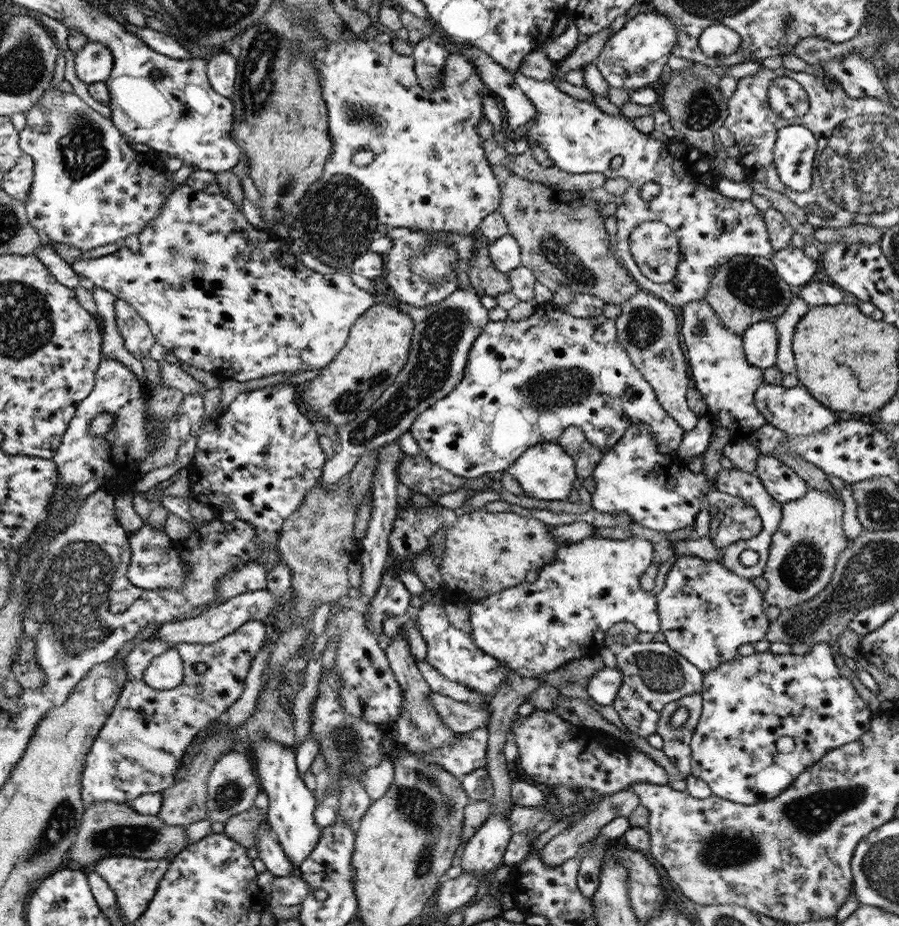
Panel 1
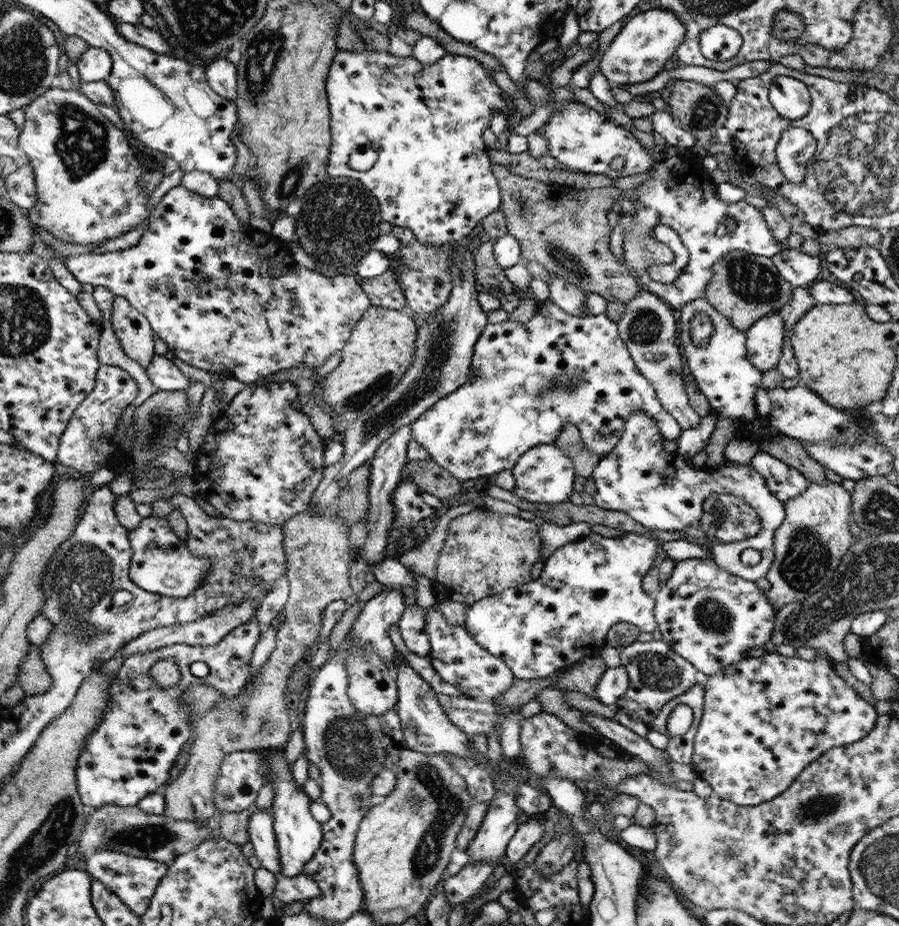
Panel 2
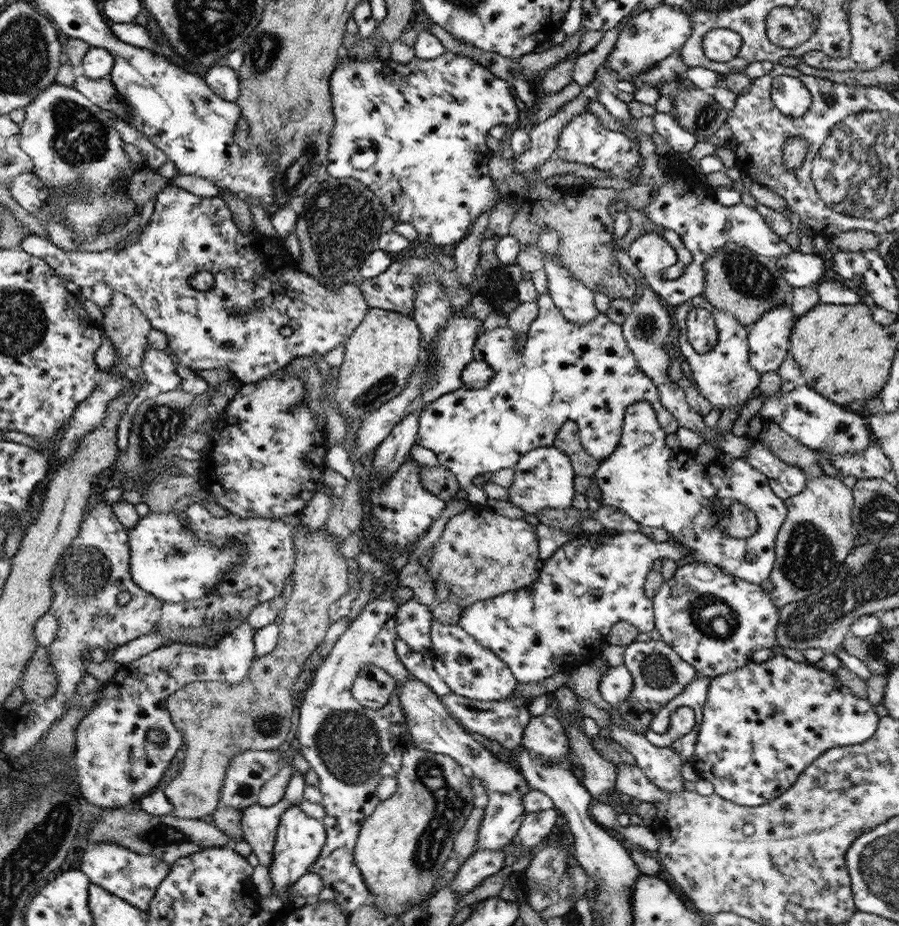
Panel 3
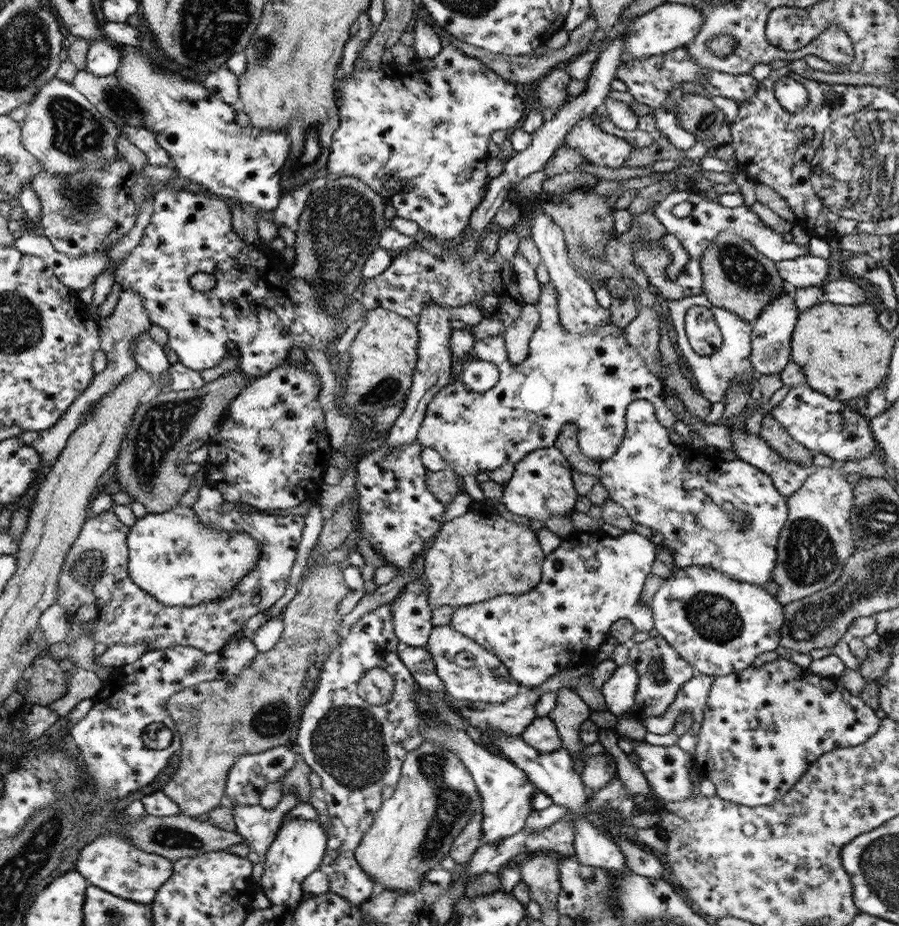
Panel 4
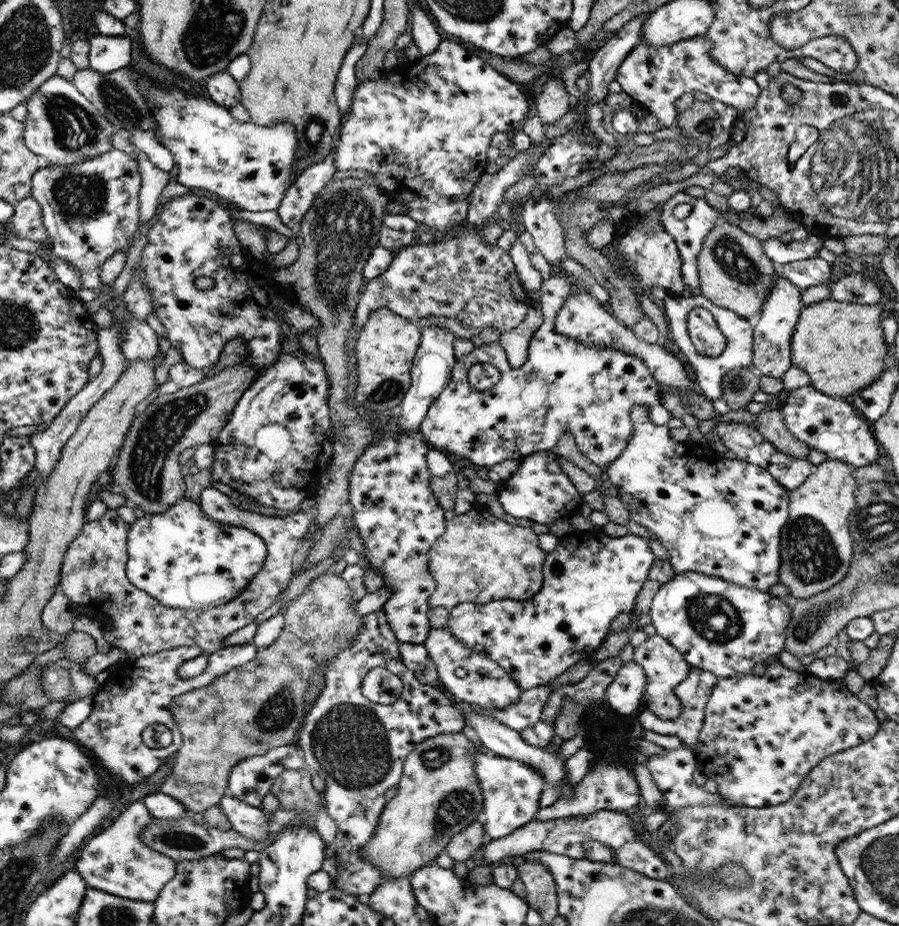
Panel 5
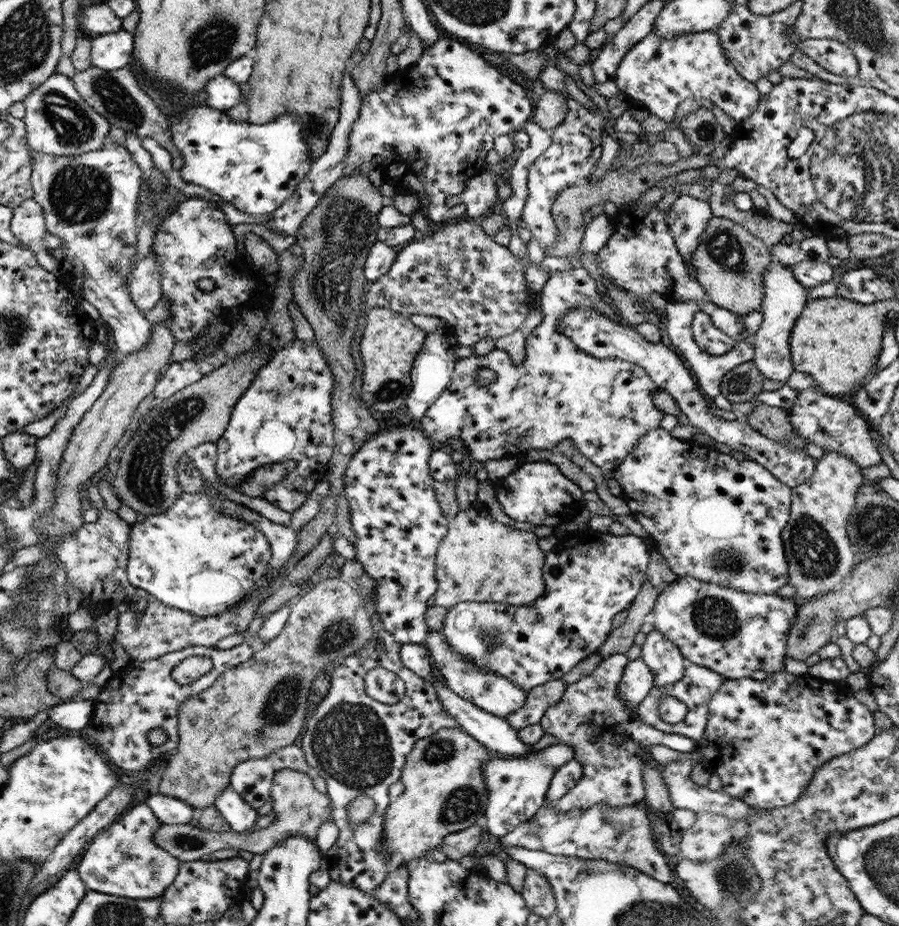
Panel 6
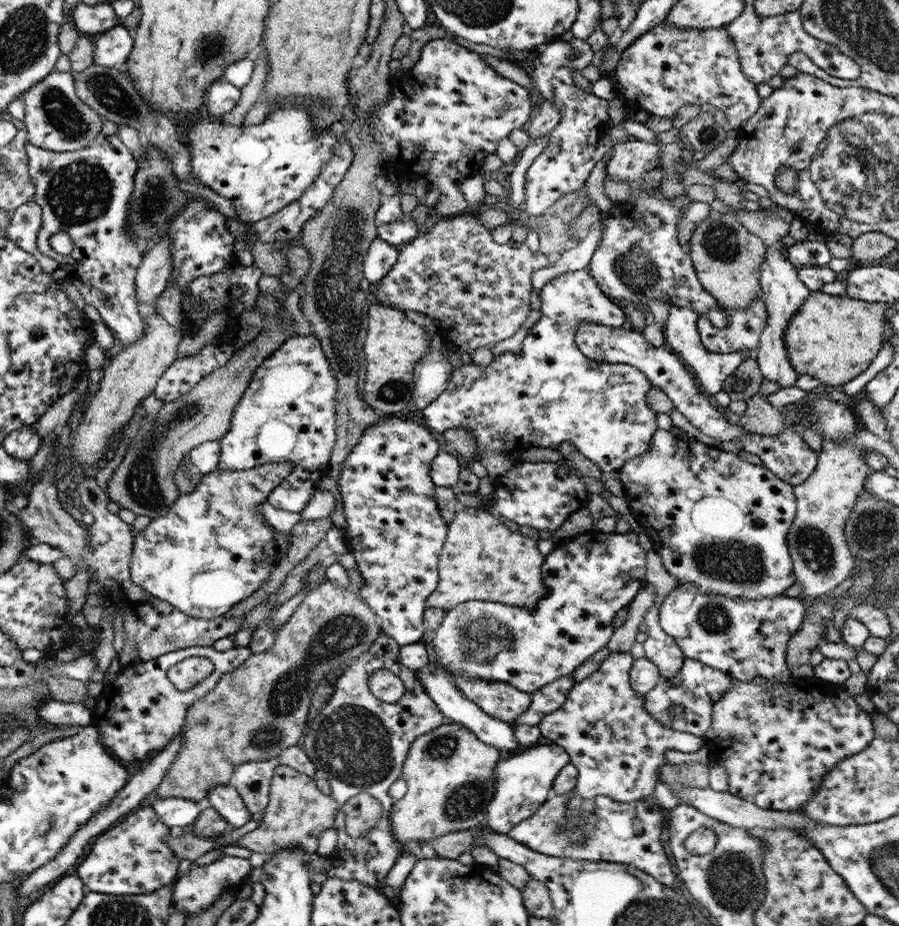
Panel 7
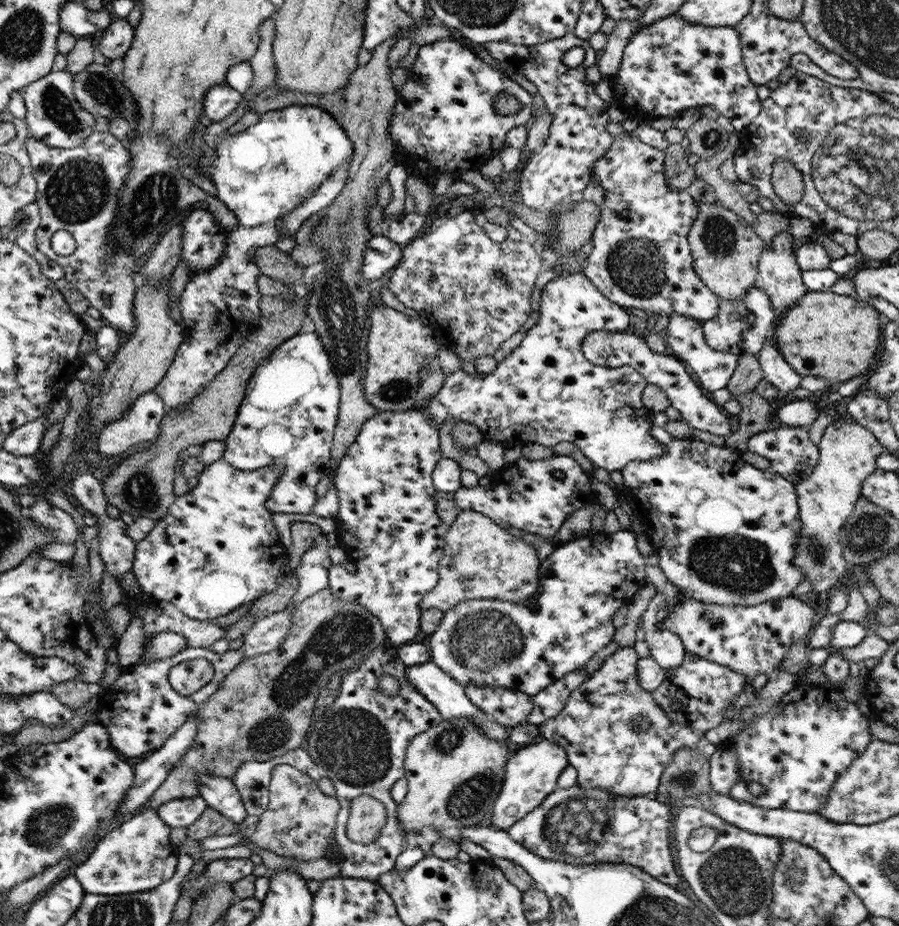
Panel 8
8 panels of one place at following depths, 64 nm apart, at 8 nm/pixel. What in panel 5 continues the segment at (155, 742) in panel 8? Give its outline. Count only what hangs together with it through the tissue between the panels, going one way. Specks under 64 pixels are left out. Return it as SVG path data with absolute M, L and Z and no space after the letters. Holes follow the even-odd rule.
M250 642L223 645L220 650L208 654L208 667L202 674L190 679L182 679L178 675L180 664L202 653L202 648L198 646L181 646L128 660L110 669L110 676L100 685L93 697L93 713L85 722L82 722L81 726L78 726L78 729L73 730L75 742L80 744L90 756L97 759L101 770L108 776L106 779L108 787L104 789L105 792L119 791L122 788L131 789L137 783L144 782L164 764L164 760L170 754L178 752L184 744L184 737L170 710L174 700L182 696L182 693L209 685L213 679L230 670L240 668L246 662L256 658L257 648ZM155 724L165 725L172 731L174 739L168 748L152 750L144 745L141 738L144 728ZM121 783L126 783L126 786L120 786Z

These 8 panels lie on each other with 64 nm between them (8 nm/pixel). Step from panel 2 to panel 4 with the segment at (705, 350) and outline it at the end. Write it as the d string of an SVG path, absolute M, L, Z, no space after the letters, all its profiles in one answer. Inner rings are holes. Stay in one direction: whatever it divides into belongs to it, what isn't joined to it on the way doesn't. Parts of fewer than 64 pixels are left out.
M703 295L692 296L692 298L684 298L683 300L680 300L680 301L667 301L667 302L668 302L668 312L670 312L670 318L672 319L672 326L673 326L674 332L676 334L677 348L679 349L679 352L681 353L681 357L684 358L685 366L687 366L689 368L689 370L692 371L692 373L694 373L694 378L696 379L696 386L698 386L698 391L704 395L704 398L707 398L708 400L710 400L710 402L712 404L716 403L716 402L725 402L726 401L726 394L728 394L728 390L730 390L730 384L732 384L732 380L736 380L736 382L746 382L746 386L748 386L748 384L750 384L750 382L752 382L752 380L757 380L759 378L759 375L757 375L755 373L755 371L753 370L753 367L751 366L751 361L750 361L750 358L751 358L751 338L750 338L750 335L752 332L752 324L751 323L742 320L742 318L740 318L739 316L736 316L736 314L734 314L733 312L730 312L728 310L725 310L722 308L717 308L716 306L714 306L714 308L712 308L712 304L710 302L708 302L708 300L706 300L706 298L704 298ZM694 306L704 306L705 308L712 308L711 313L715 316L716 324L718 325L718 328L721 330L722 338L723 338L724 343L725 343L722 351L712 353L709 356L700 356L699 354L696 354L696 352L694 352L694 349L692 348L692 346L689 343L689 340L687 338L687 334L685 333L685 316L686 316L686 313L688 312L688 310L690 308L693 308Z

